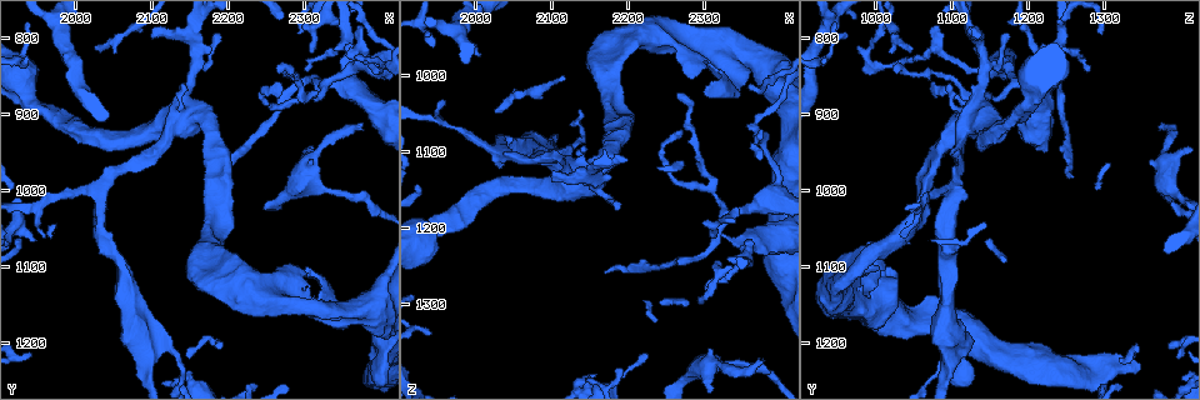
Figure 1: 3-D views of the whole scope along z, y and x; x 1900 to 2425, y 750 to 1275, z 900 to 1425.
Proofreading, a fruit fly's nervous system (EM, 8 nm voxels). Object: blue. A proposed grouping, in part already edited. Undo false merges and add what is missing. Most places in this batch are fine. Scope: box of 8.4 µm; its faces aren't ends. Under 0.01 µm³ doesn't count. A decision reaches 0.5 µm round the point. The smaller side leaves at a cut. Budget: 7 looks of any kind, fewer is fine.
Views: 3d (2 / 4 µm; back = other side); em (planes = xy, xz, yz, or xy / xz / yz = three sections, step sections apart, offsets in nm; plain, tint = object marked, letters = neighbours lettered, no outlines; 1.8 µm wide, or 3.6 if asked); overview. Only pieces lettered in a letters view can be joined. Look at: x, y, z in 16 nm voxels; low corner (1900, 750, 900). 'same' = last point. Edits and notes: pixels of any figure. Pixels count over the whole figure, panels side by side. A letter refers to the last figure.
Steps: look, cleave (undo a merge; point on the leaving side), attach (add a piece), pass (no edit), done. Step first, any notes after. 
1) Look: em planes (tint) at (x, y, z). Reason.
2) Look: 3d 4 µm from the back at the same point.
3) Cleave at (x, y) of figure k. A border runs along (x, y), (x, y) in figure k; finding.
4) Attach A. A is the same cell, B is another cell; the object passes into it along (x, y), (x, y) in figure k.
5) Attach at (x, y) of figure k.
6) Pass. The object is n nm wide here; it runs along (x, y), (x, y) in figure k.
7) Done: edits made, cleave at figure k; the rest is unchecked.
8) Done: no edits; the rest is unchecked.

Look: em 3.6 µm xz step 8 (tint) at (2125, 920, 1125). Four-way junction.

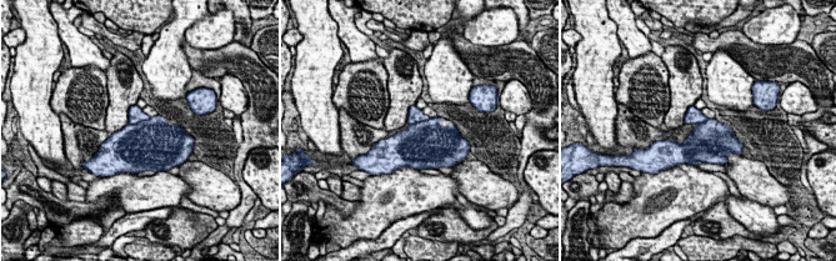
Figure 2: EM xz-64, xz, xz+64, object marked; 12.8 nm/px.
Look: em 3.6 µm planes (tint) at the same point. Another direction.

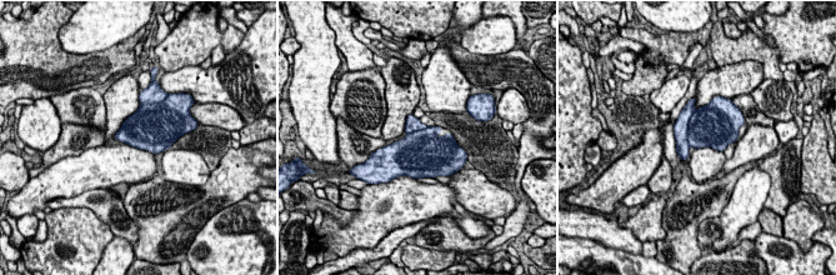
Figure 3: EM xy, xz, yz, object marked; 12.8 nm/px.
Look: em 3.6 µm planes (letters) at the same point.

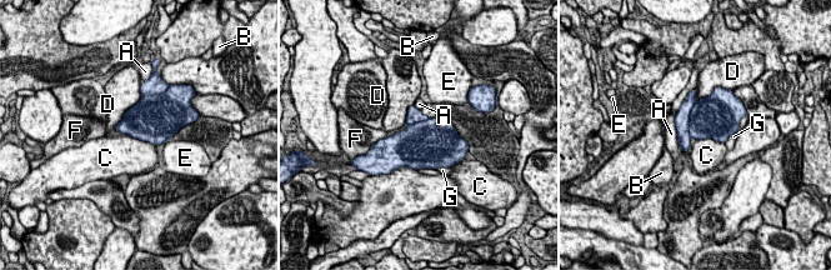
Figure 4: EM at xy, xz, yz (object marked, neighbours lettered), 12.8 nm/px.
Pass. A, B, C, D, E, F and G are other cells; continuous, no second neuron.

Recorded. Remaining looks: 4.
Look: 3d 2 µm at (2265, 865, 1070). Branch stops here.

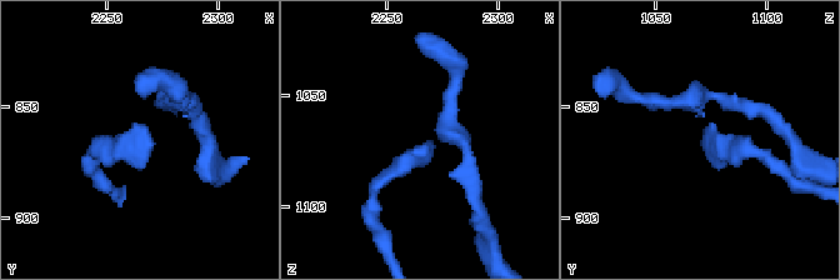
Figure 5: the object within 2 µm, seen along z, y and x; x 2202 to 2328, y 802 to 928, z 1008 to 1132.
Look: em planes (letters) at (2267, 859, 1072). Shape alone is not enough.

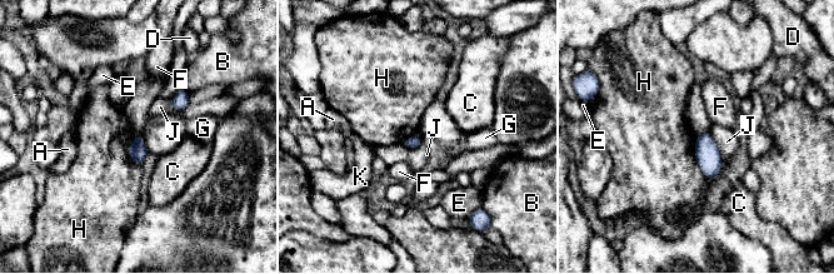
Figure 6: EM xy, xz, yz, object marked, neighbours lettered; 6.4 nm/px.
Pass. The longest contact is with H, 280 nm; A, B, C, D, E, F, G, H, J and K are other cells; a border runs along (695, 135), (695, 162), (705, 177) in figure 6; no lettered piece goes on from it.

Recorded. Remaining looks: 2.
Look: em 3.6 µm yz step 8 (tint) at (2380, 910, 1375). Free end.

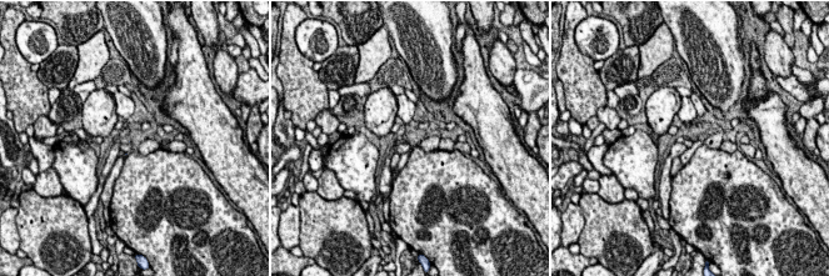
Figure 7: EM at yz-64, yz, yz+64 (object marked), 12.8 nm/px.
Look: em 3.6 µm planes (letters) at the same point. Another direction.

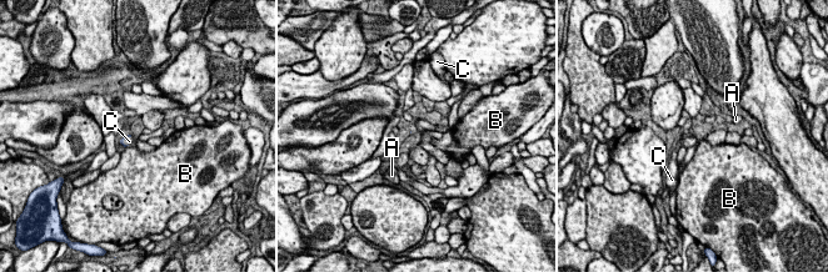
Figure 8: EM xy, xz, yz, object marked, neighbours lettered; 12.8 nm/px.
Attach C. The longest contact is with C, 140 nm; C is the same cell, A and B are other cells; the object passes into it along (121, 140), (124, 139), (129, 141) in figure 8; it goes on there.

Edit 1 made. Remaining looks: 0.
Done: edits made, attach at figure 8; the rest is unchecked.

